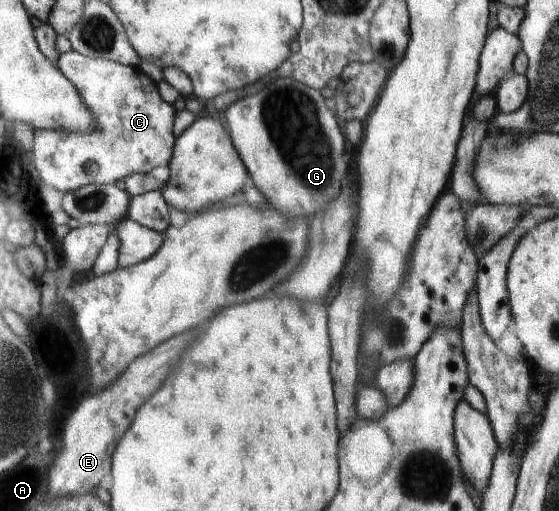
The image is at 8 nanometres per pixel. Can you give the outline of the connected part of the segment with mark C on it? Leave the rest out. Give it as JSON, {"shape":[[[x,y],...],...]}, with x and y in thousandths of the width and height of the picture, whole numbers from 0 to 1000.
{"shape":[[[136,98],[111,106],[104,127],[150,188],[154,202],[172,223],[177,245],[163,262],[141,262],[120,252],[66,254],[57,295],[59,315],[79,360],[116,382],[161,360],[206,360],[227,342],[259,341],[277,327],[304,319],[313,292],[308,241],[315,221],[308,205],[286,194],[281,164],[249,127],[227,129],[204,117],[157,112]]]}

